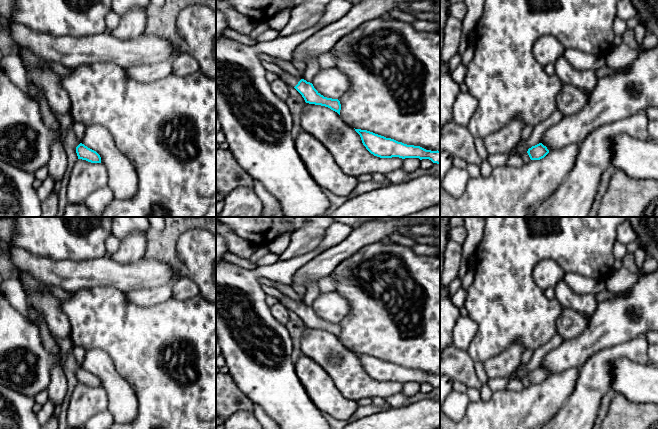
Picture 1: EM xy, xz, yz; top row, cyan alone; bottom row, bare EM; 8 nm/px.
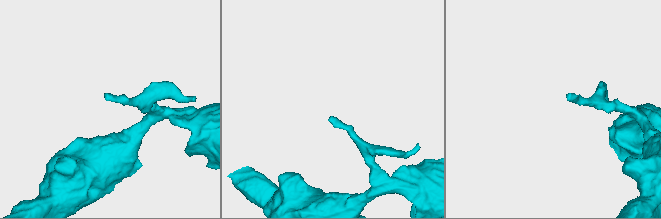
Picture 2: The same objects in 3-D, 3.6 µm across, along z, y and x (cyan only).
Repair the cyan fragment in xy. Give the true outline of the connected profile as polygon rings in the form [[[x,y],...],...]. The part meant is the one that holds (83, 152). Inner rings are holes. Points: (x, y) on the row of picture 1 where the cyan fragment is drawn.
[[[80,143],[76,147],[76,153],[77,153],[78,159],[86,160],[91,163],[101,163],[100,155],[96,151],[88,148],[82,143]]]

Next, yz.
[[[539,143],[529,148],[527,153],[531,160],[540,160],[549,153],[549,150],[542,143]]]

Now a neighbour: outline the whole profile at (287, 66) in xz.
[[[275,57],[276,61],[275,64],[277,64],[283,71],[298,77],[300,80],[304,79],[303,74],[301,74],[293,65],[292,61],[283,60],[281,58]]]

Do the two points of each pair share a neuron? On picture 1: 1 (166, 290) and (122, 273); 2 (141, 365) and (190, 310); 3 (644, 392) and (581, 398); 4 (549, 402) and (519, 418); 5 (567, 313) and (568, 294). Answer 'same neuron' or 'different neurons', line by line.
1: different neurons
2: same neuron
3: different neurons
4: same neuron
5: different neurons

